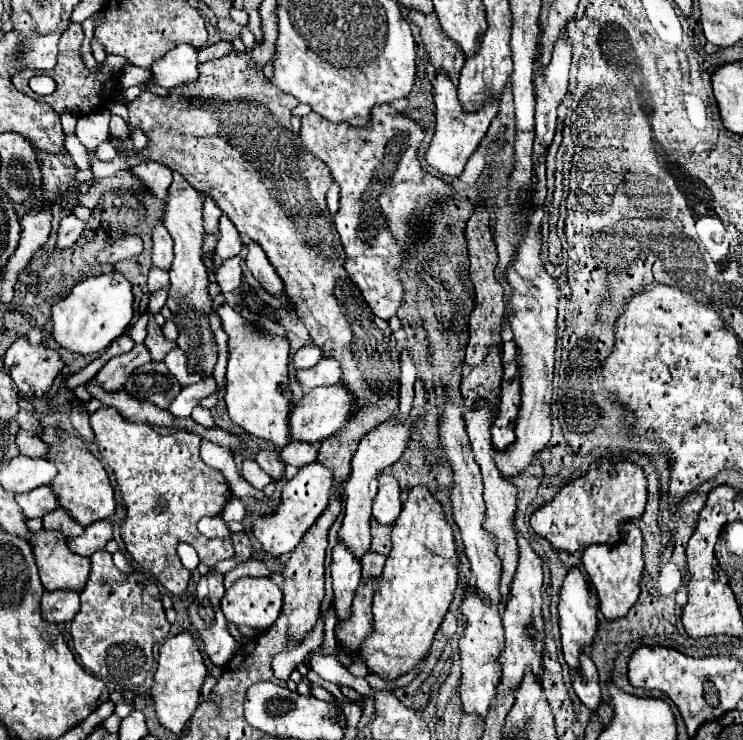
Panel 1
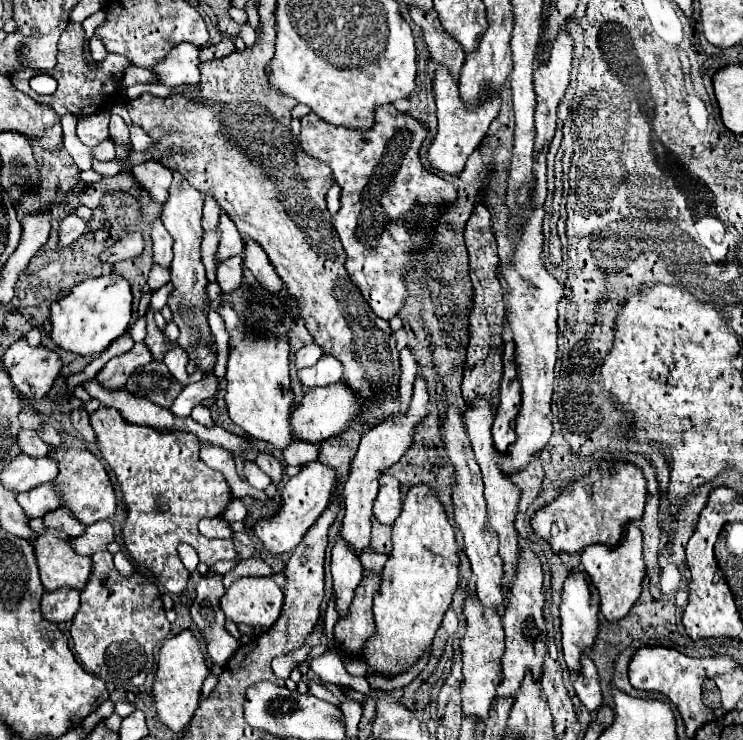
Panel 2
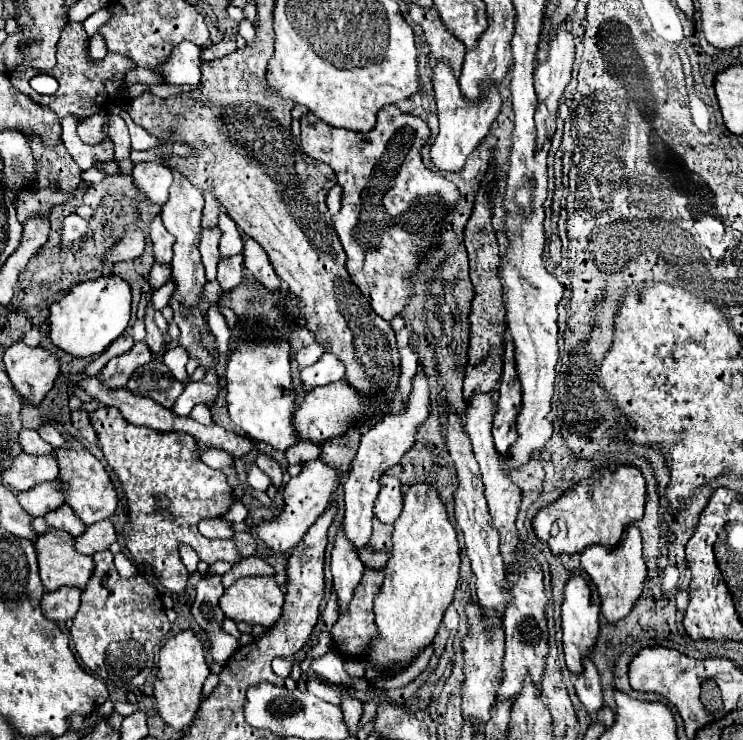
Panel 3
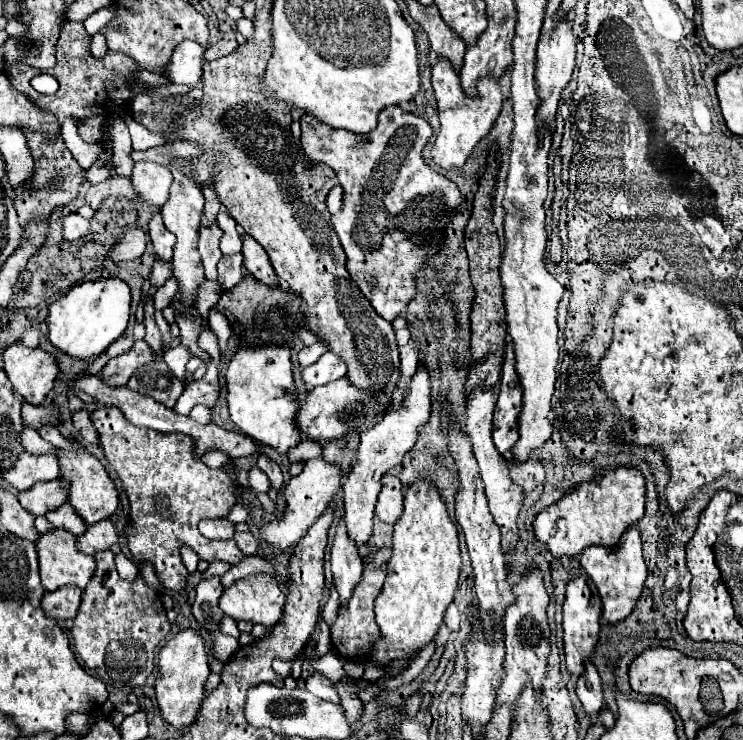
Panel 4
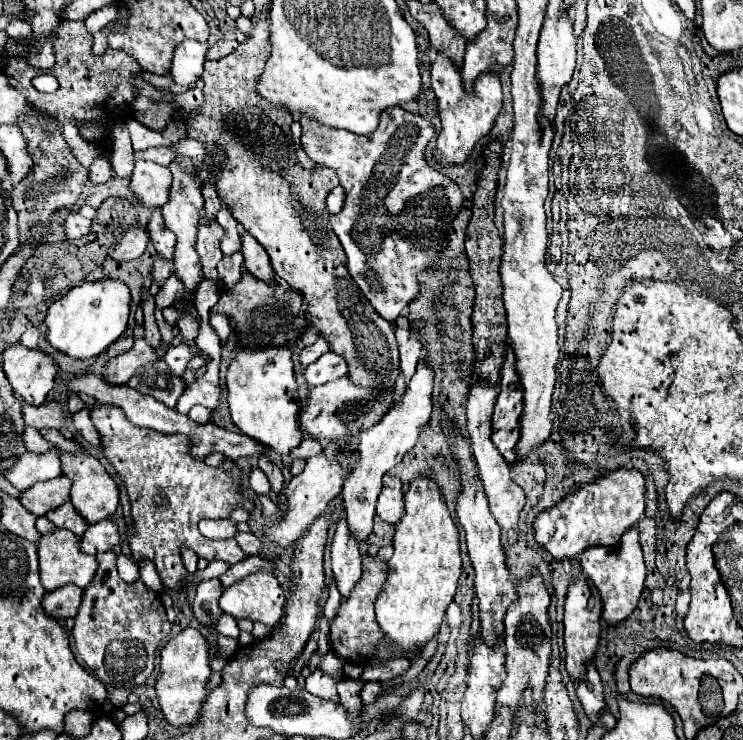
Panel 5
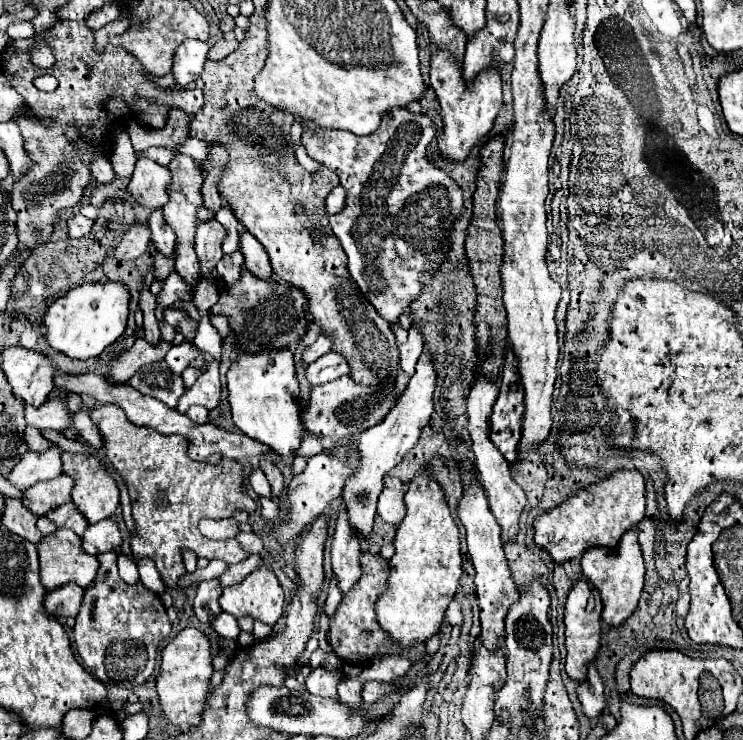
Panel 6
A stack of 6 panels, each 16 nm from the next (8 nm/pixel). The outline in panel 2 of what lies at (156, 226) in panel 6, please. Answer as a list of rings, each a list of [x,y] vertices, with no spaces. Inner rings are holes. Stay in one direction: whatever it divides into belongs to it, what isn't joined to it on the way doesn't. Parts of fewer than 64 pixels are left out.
[[[160,220],[152,224],[152,242],[154,242],[154,264],[162,268],[170,268],[172,262],[172,236],[168,236],[168,230]]]

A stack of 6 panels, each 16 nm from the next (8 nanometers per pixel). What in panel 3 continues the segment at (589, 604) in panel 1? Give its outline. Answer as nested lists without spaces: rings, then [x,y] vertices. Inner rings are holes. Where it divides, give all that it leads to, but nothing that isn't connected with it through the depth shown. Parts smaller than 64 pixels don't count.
[[[572,574],[566,580],[560,614],[562,614],[562,648],[564,648],[566,666],[570,672],[580,674],[582,658],[588,656],[588,652],[594,648],[594,642],[598,636],[598,614],[600,614],[600,598],[590,588],[588,580],[582,574]]]

